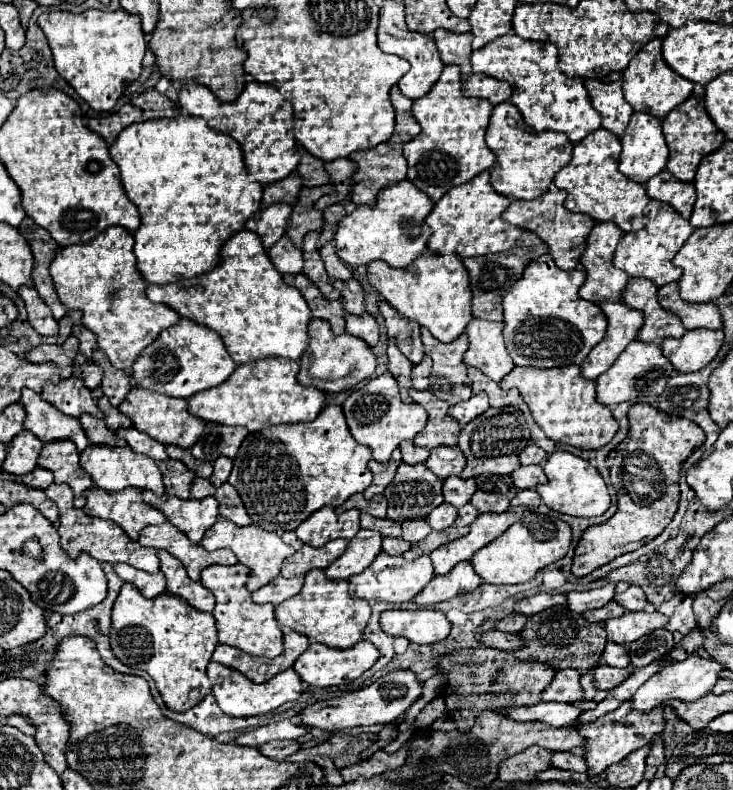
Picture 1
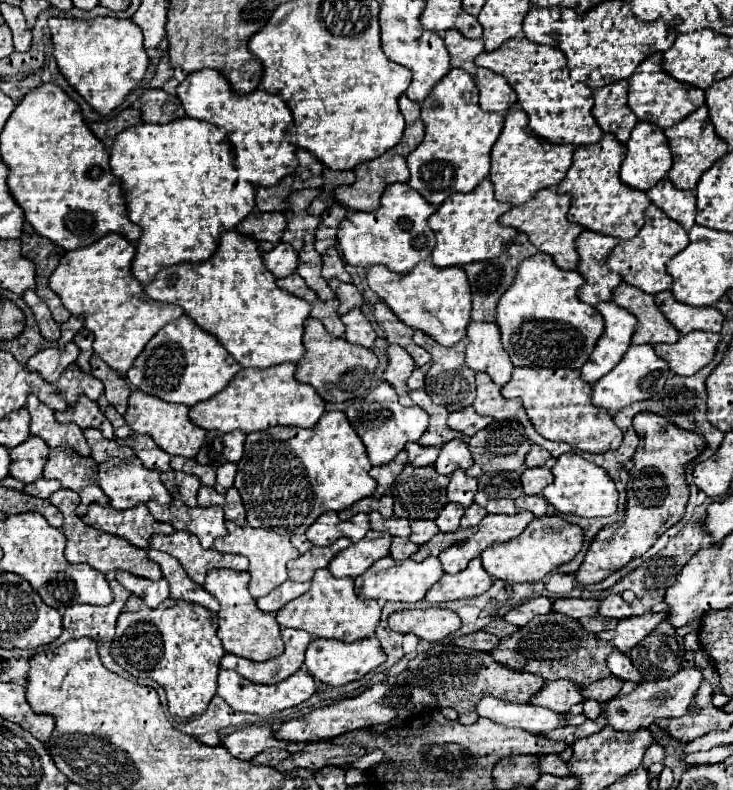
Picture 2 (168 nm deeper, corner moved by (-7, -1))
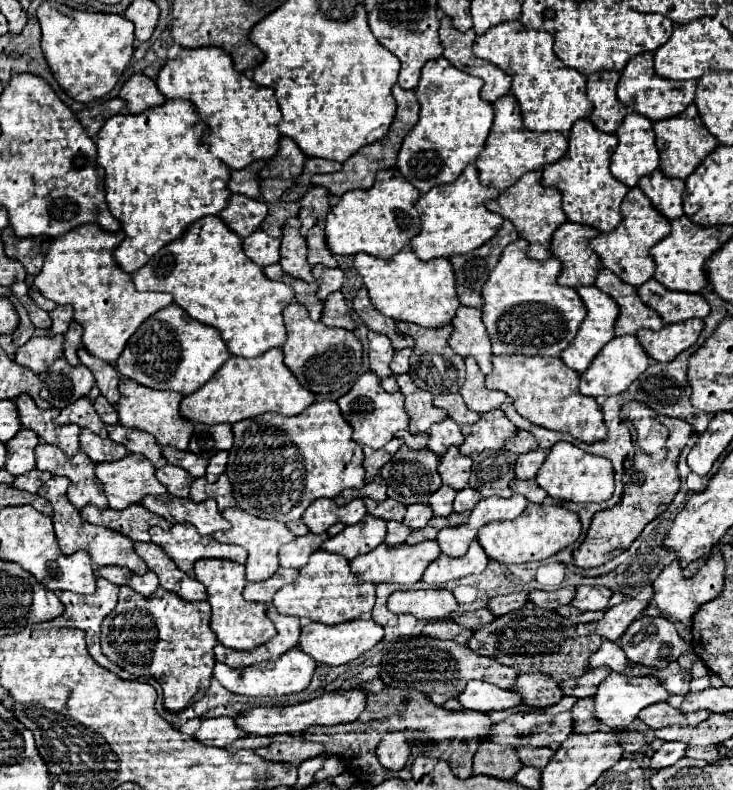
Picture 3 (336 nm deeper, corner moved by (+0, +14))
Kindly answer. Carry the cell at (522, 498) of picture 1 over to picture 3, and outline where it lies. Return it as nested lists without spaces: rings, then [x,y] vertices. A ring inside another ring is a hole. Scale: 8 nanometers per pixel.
[[[513,479],[509,487],[511,487],[515,493],[527,497],[531,503],[541,503],[541,501],[547,497],[547,493],[545,493],[545,491],[543,491],[543,489],[533,481],[533,479],[529,479],[529,481]]]

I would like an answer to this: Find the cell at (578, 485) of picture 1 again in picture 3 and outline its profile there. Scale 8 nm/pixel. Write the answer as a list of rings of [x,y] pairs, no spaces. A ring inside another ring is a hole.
[[[559,441],[551,447],[535,481],[553,499],[577,501],[577,503],[601,503],[613,495],[613,465],[605,457],[585,453],[583,449],[567,441]]]

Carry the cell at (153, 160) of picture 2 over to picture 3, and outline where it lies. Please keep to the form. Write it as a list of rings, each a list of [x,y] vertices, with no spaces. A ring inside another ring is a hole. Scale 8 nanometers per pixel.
[[[167,99],[165,105],[151,107],[139,115],[119,113],[111,117],[97,133],[97,161],[105,169],[105,201],[125,233],[125,239],[113,251],[115,263],[123,271],[135,273],[161,247],[181,237],[193,221],[205,215],[217,215],[223,211],[223,205],[227,205],[231,197],[227,193],[229,171],[221,161],[215,161],[209,155],[209,149],[203,143],[203,133],[205,129],[195,107],[191,101],[183,99]]]

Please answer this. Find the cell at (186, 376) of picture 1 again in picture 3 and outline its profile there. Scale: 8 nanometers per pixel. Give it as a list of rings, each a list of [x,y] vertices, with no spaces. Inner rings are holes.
[[[173,303],[143,321],[131,335],[121,357],[117,359],[117,371],[143,387],[169,389],[189,395],[203,387],[229,357],[231,353],[219,331],[195,321]]]

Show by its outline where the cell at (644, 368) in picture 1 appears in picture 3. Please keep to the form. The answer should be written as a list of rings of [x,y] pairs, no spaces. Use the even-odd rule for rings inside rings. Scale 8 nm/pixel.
[[[621,335],[621,337],[613,337],[599,353],[597,357],[591,361],[591,365],[587,367],[587,371],[581,375],[581,385],[579,391],[587,397],[611,397],[611,395],[619,395],[623,393],[649,365],[649,357],[643,353],[643,347],[639,345],[635,335]]]

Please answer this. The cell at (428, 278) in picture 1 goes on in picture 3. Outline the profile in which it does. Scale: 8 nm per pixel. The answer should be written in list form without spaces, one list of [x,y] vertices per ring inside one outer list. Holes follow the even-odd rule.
[[[403,247],[391,259],[375,259],[373,255],[357,253],[355,269],[361,275],[375,309],[391,319],[409,321],[421,327],[439,327],[449,325],[459,307],[455,275],[451,273],[451,263],[445,257],[421,261],[415,257],[411,247]]]

